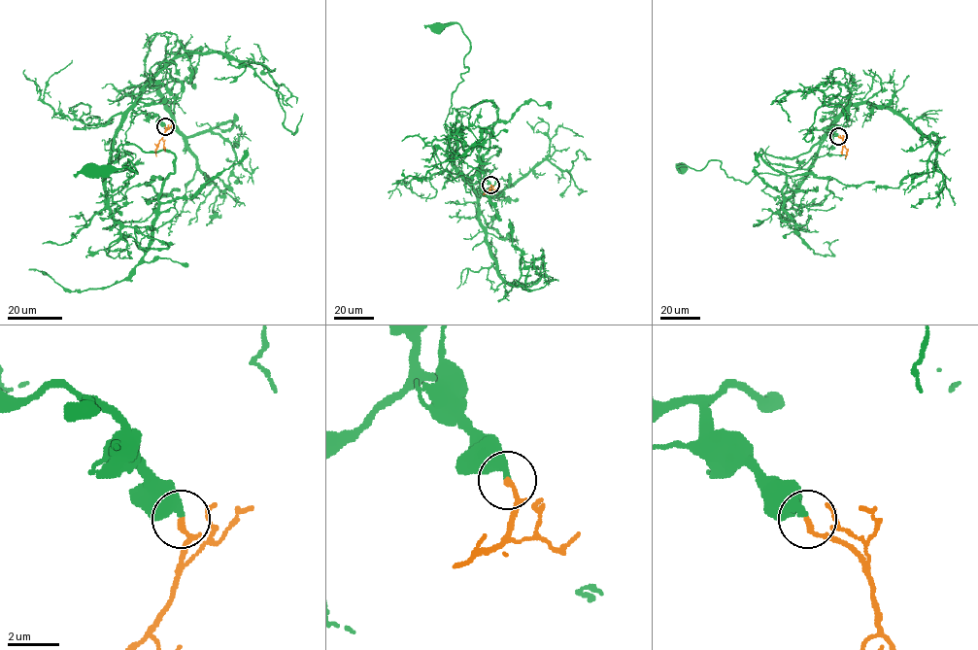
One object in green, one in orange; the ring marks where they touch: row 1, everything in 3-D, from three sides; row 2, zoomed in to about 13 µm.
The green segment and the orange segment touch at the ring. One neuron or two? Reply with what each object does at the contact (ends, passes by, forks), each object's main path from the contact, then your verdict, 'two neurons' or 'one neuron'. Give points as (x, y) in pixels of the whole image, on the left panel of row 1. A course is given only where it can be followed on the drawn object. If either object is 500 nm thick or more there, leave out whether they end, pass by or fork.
green ends; orange ends; course green (165, 125), (131, 108), (102, 180), (112, 190), (126, 186), (128, 159), (137, 174), (89, 169); course orange (165, 126), (157, 144), (156, 155); one neuron

